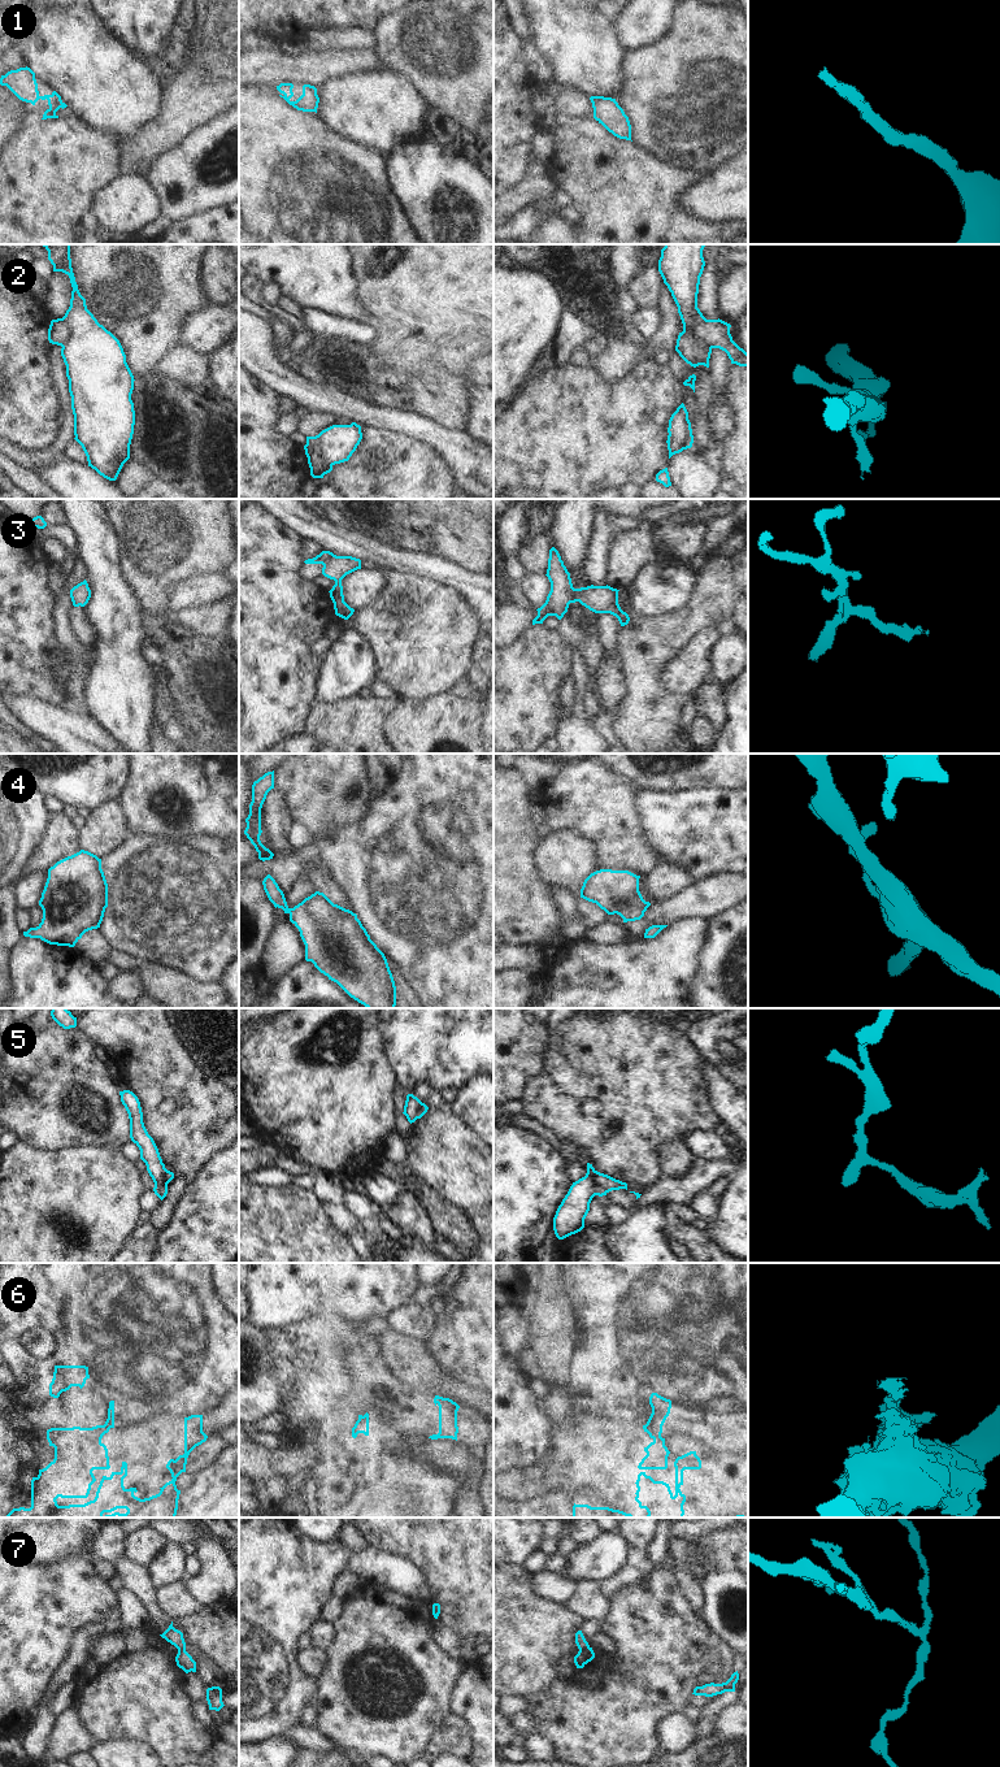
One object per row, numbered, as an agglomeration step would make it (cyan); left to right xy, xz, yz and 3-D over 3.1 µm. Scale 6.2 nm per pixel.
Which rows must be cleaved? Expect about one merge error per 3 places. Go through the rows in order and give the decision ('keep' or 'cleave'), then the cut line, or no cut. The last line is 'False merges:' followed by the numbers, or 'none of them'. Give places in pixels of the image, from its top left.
1: keep; no cut
2: cleave; cut in yz along (699, 322), (692, 333), (713, 347)
3: keep; no cut
4: keep; no cut
5: cleave; cut in yz along (594, 1169), (594, 1181), (607, 1192)
6: cleave; cut in yz along (647, 1423), (660, 1436)
7: cleave; cut in yz along (588, 1646), (579, 1650)
False merges: 2, 5, 6, 7

